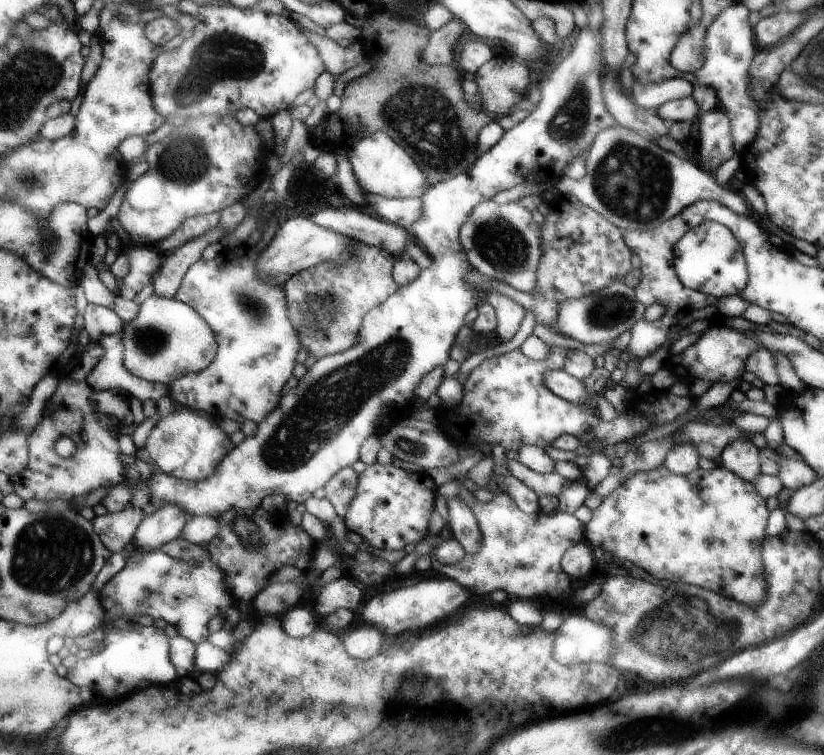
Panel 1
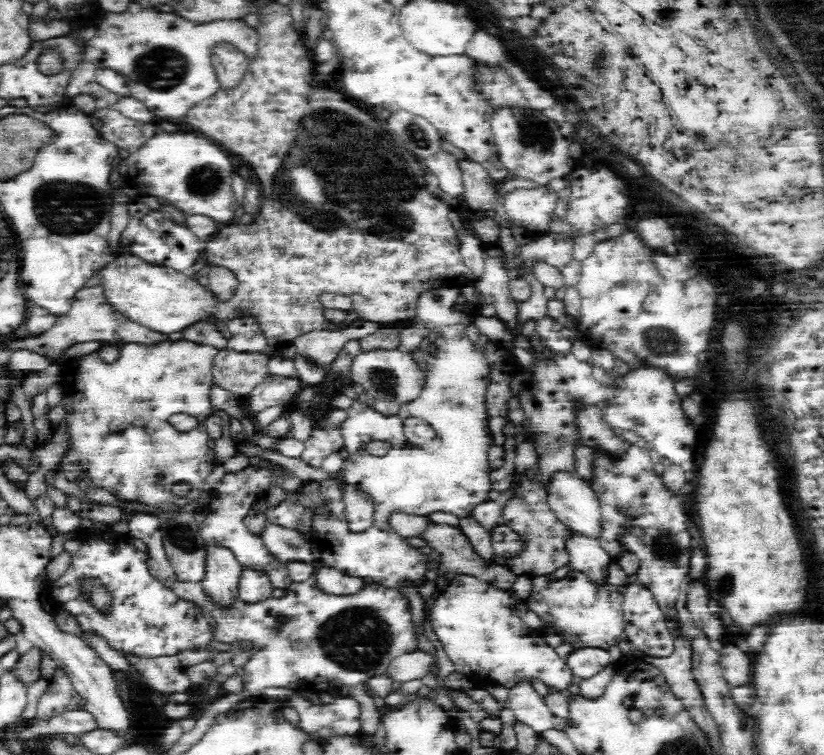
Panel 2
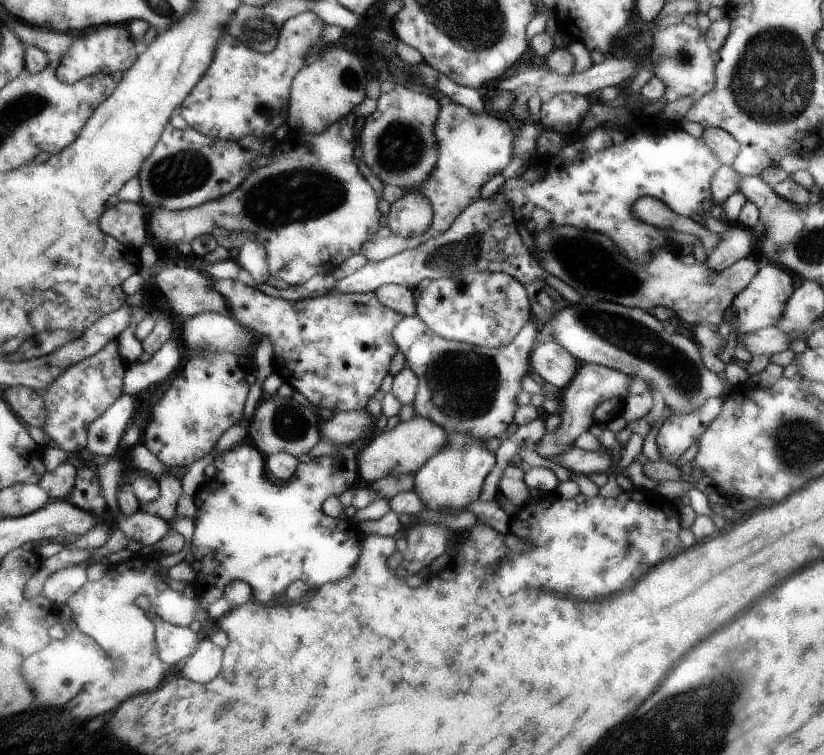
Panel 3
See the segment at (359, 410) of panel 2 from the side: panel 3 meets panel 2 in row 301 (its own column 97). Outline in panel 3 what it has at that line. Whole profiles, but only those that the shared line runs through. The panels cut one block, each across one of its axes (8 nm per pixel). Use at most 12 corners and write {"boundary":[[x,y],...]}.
{"boundary":[[123,394],[93,422],[87,450],[115,456],[133,422],[135,398]]}

